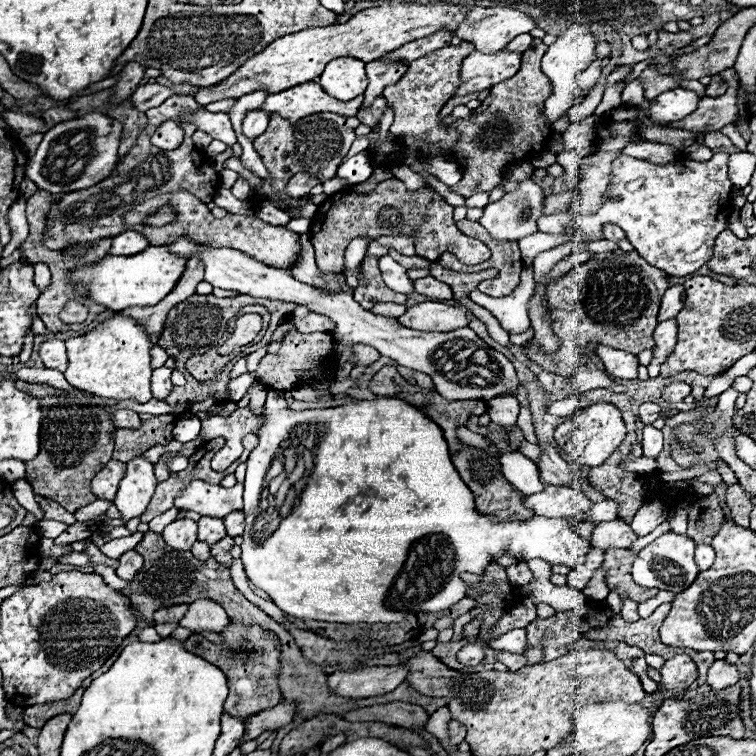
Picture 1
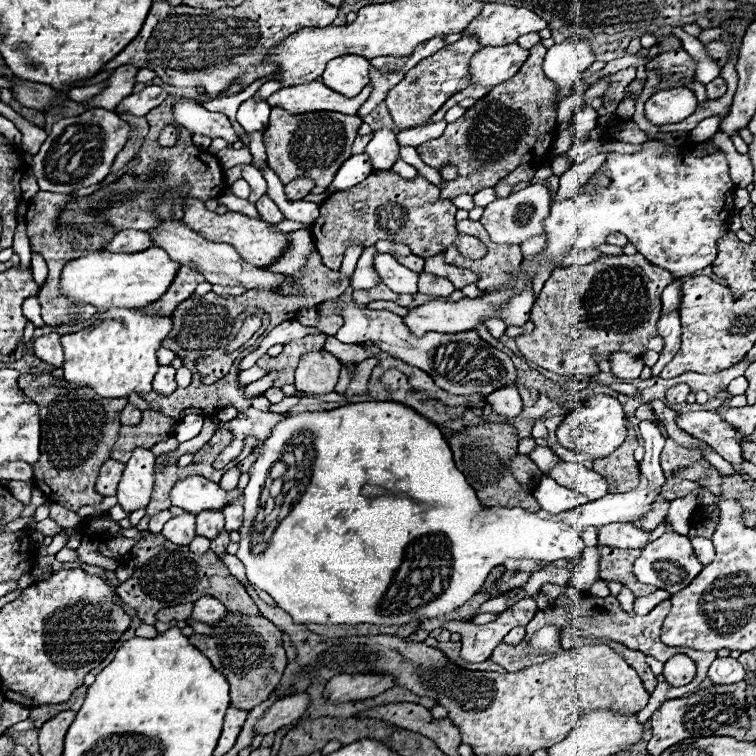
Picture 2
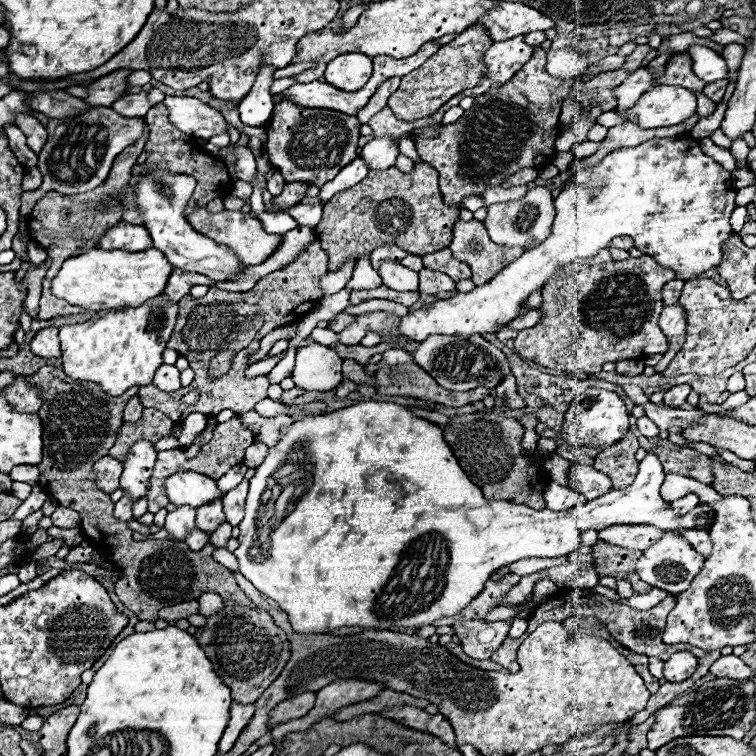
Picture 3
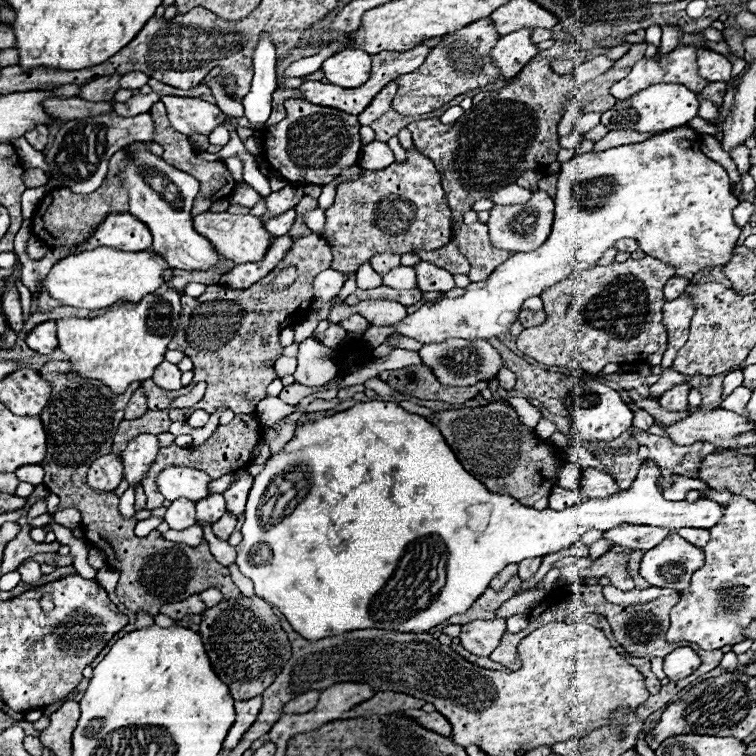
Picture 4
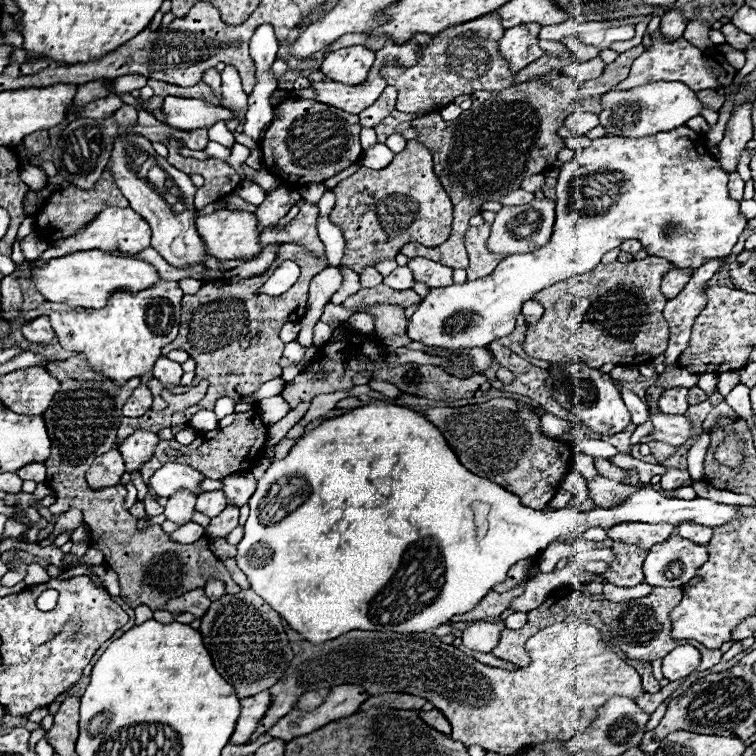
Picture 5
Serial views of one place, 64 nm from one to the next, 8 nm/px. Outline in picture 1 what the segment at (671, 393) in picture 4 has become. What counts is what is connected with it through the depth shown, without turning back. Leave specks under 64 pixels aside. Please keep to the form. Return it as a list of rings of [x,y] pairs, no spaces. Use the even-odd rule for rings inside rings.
[[[672,382],[666,390],[664,390],[664,394],[662,394],[662,398],[666,400],[666,402],[682,402],[688,394],[690,394],[690,386],[686,384],[686,382]]]

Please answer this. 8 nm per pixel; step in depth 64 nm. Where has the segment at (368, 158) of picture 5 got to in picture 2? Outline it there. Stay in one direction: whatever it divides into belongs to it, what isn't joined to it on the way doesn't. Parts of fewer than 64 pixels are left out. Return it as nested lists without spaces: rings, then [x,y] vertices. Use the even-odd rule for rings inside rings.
[[[384,128],[380,132],[374,132],[374,136],[368,142],[364,152],[370,156],[374,170],[390,170],[394,166],[394,162],[398,160],[398,150],[400,150],[400,146],[398,146],[396,134],[392,130]]]

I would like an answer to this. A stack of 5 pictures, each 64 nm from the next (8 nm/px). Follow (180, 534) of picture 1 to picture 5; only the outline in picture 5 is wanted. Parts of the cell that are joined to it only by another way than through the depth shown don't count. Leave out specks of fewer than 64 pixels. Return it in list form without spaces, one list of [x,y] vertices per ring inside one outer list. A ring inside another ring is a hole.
[[[178,490],[174,496],[168,498],[168,504],[166,504],[166,518],[172,520],[172,522],[178,522],[178,524],[186,524],[190,522],[192,518],[192,512],[194,512],[194,504],[196,504],[196,496],[188,490]]]

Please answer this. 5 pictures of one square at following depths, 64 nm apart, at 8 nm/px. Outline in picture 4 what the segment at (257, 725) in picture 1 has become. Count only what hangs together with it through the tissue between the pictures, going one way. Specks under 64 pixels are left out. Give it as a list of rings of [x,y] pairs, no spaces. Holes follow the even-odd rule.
[[[310,690],[306,694],[300,694],[298,698],[294,698],[292,702],[288,702],[284,706],[284,714],[296,714],[296,712],[308,712],[318,704],[320,692],[318,690]]]

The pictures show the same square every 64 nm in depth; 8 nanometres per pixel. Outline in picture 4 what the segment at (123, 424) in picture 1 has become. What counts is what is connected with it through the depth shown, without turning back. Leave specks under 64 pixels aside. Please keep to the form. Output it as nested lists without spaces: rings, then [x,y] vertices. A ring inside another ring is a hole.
[[[138,388],[138,390],[132,394],[132,398],[130,398],[130,402],[128,402],[126,410],[124,410],[124,412],[126,412],[126,416],[124,416],[124,418],[128,418],[128,420],[140,418],[146,410],[148,410],[146,394],[144,394],[144,390],[142,390],[142,388]]]

